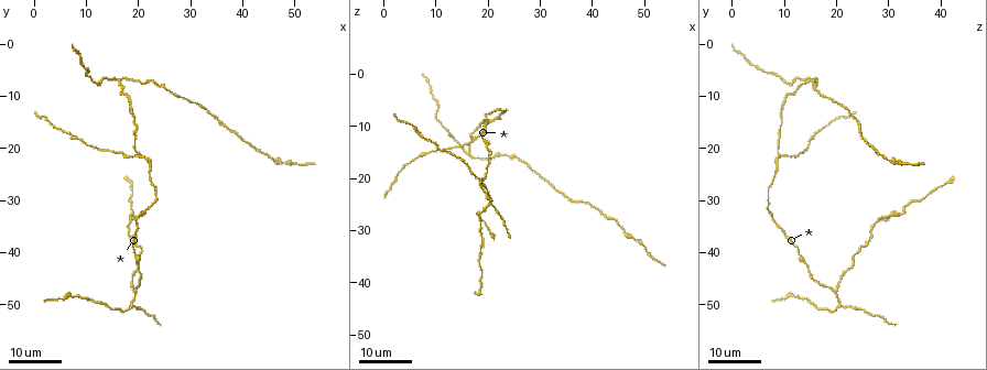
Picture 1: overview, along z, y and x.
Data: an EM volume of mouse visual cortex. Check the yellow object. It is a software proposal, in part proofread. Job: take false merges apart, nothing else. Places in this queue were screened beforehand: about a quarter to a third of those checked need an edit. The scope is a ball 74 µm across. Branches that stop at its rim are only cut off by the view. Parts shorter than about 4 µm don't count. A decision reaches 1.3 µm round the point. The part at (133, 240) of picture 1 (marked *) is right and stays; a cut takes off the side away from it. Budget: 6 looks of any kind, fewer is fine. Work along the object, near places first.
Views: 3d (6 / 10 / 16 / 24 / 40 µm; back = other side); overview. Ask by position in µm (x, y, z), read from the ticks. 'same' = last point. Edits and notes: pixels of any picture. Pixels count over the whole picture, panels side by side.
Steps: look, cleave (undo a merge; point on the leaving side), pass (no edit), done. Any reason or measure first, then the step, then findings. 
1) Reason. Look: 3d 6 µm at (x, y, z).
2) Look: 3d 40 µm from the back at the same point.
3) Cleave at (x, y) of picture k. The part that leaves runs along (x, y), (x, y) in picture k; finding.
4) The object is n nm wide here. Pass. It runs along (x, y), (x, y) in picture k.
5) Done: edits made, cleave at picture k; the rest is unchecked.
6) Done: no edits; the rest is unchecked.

Look: 3d 16 µm at (19.0, 34.0, 28.0).

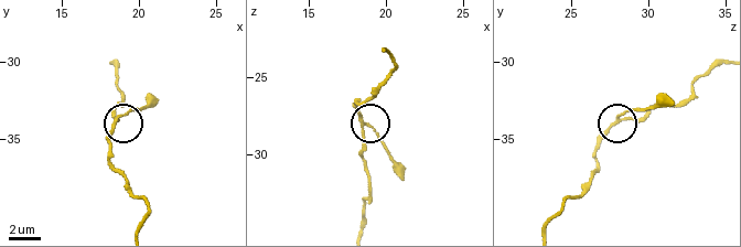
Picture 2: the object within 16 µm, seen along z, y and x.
Look: 3d 10 µm at (18.6, 33.8, 28.2).

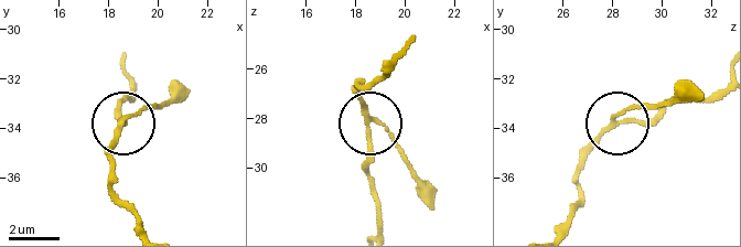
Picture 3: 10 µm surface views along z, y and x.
The object is 160 nm wide here. Pass. One cell here.

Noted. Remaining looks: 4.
A fork. Look: 3d 16 µm at (19.5, 47.5, 20.0).

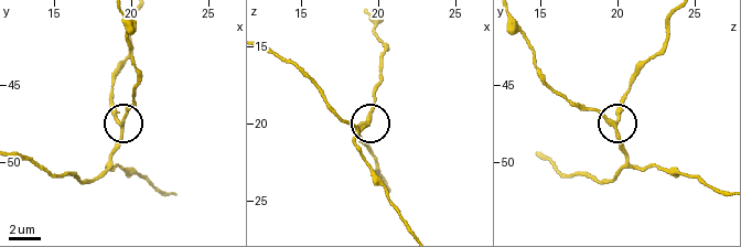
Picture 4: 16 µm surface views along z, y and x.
Look: 3d 10 µm at (19.4, 47.4, 19.8).

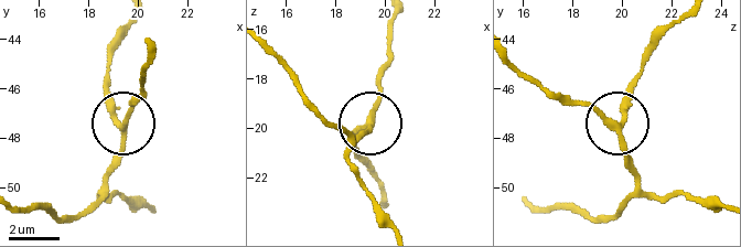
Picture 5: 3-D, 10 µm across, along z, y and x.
The object is 230 nm wide here. Pass. It runs along (514, 65), (545, 88), (609, 116), (634, 196) in picture 5; one cell here.

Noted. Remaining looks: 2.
Three-way junction. Look: 3d 16 µm at (20.5, 21.5, 8.5).

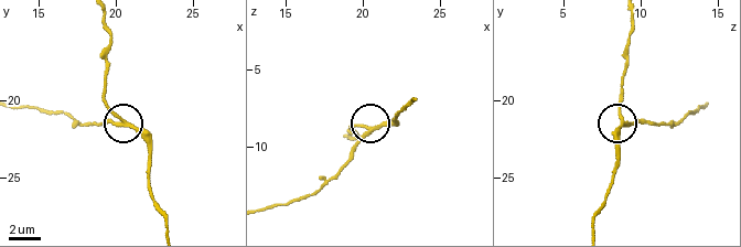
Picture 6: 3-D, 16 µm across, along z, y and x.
Look: 3d 6 µm at (20.4, 21.4, 9.2).

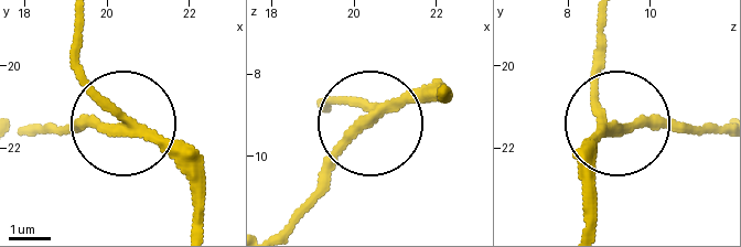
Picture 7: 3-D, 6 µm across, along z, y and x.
3 arms meet here. Pass. It runs along (586, 222), (586, 170), (611, 135), (698, 127) in picture 7; one cell here.

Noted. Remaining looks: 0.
Done: no edits; the rest is unchecked.

